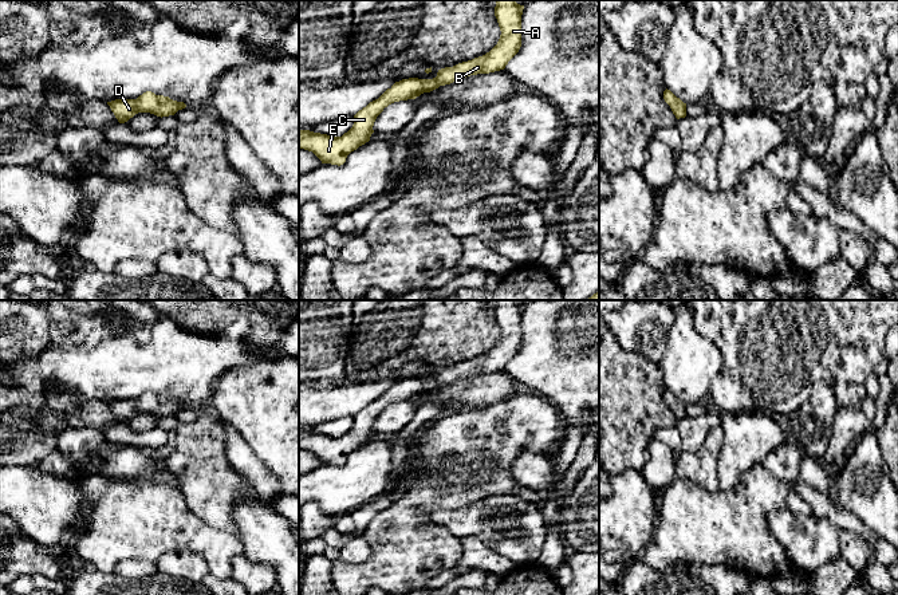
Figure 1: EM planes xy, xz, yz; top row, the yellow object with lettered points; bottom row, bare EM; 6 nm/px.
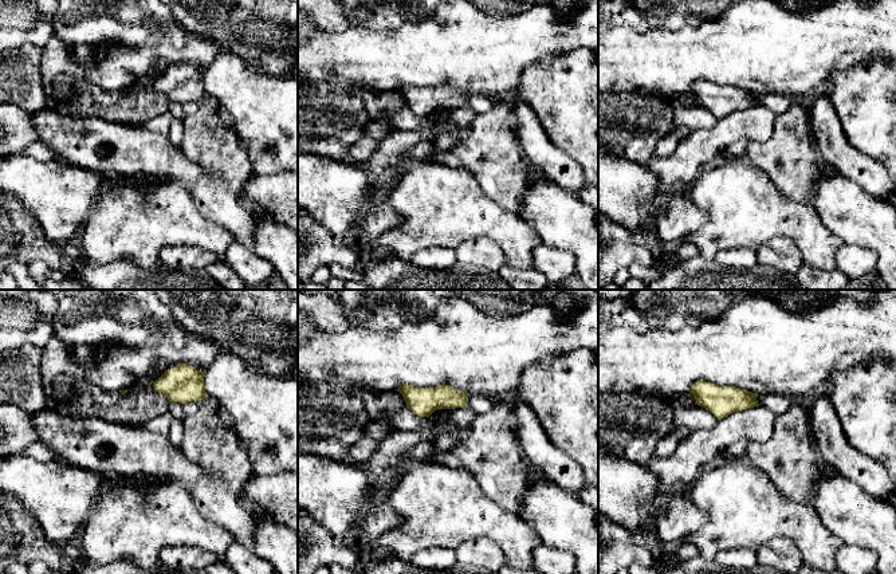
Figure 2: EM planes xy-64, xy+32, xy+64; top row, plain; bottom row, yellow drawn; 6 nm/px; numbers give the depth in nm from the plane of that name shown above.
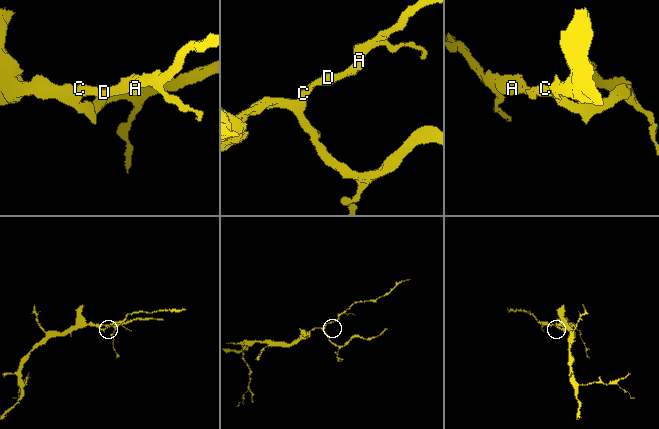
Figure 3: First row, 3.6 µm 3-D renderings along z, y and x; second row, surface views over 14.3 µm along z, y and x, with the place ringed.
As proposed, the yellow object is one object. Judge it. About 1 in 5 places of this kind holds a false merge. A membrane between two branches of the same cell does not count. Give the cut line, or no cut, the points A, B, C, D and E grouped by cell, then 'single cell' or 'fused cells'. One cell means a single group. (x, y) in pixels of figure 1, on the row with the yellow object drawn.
no cut; A B C D E; single cell

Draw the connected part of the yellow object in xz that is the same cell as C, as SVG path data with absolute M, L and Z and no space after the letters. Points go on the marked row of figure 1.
M496 0L495 16L501 35L497 44L485 55L453 67L438 70L433 79L409 78L395 82L378 99L354 115L352 127L342 137L299 130L299 149L312 151L322 163L343 165L347 155L370 141L377 117L394 102L415 99L458 78L504 70L521 47L521 15L524 5L516 0Z

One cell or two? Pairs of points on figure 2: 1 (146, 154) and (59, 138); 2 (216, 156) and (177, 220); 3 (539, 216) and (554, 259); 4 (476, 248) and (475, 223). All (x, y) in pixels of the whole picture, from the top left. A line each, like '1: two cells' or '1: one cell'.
1: one cell
2: two cells
3: two cells
4: two cells

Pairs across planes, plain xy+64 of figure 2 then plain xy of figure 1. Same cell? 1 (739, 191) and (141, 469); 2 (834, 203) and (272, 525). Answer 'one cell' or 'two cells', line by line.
1: two cells
2: one cell

